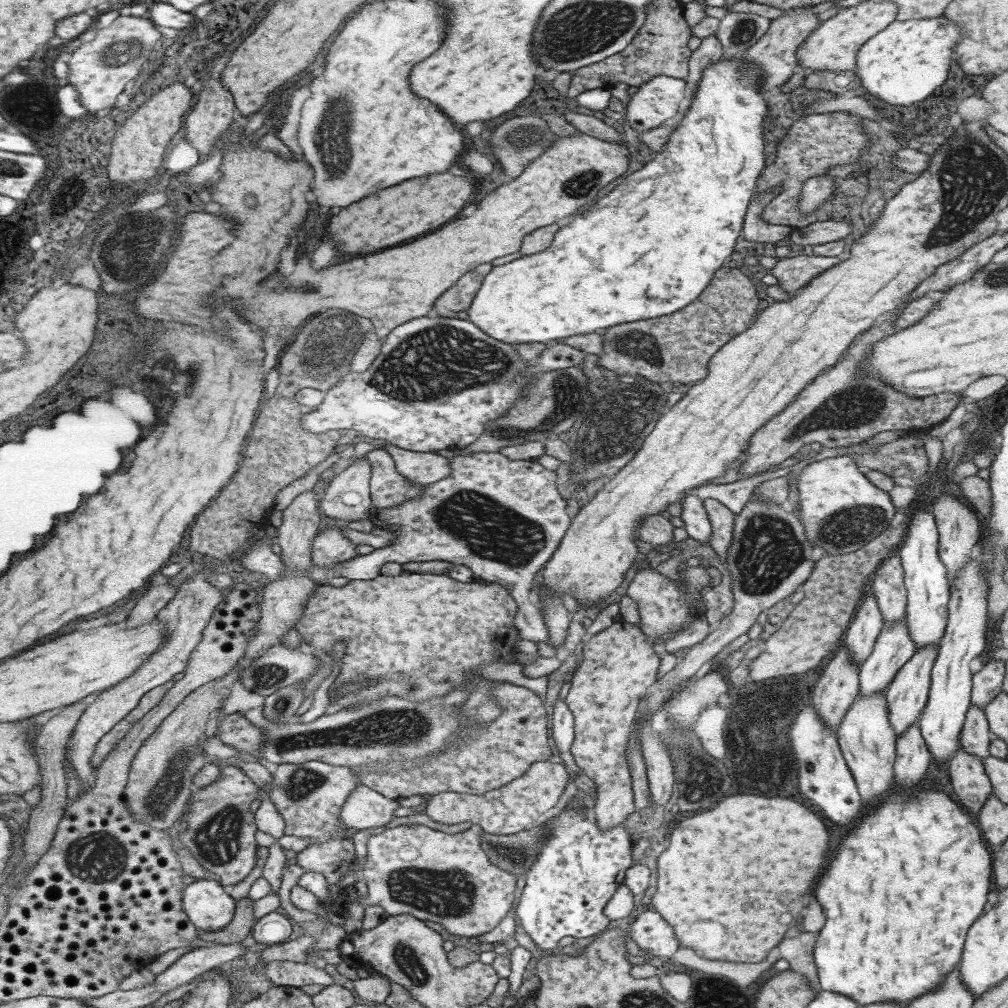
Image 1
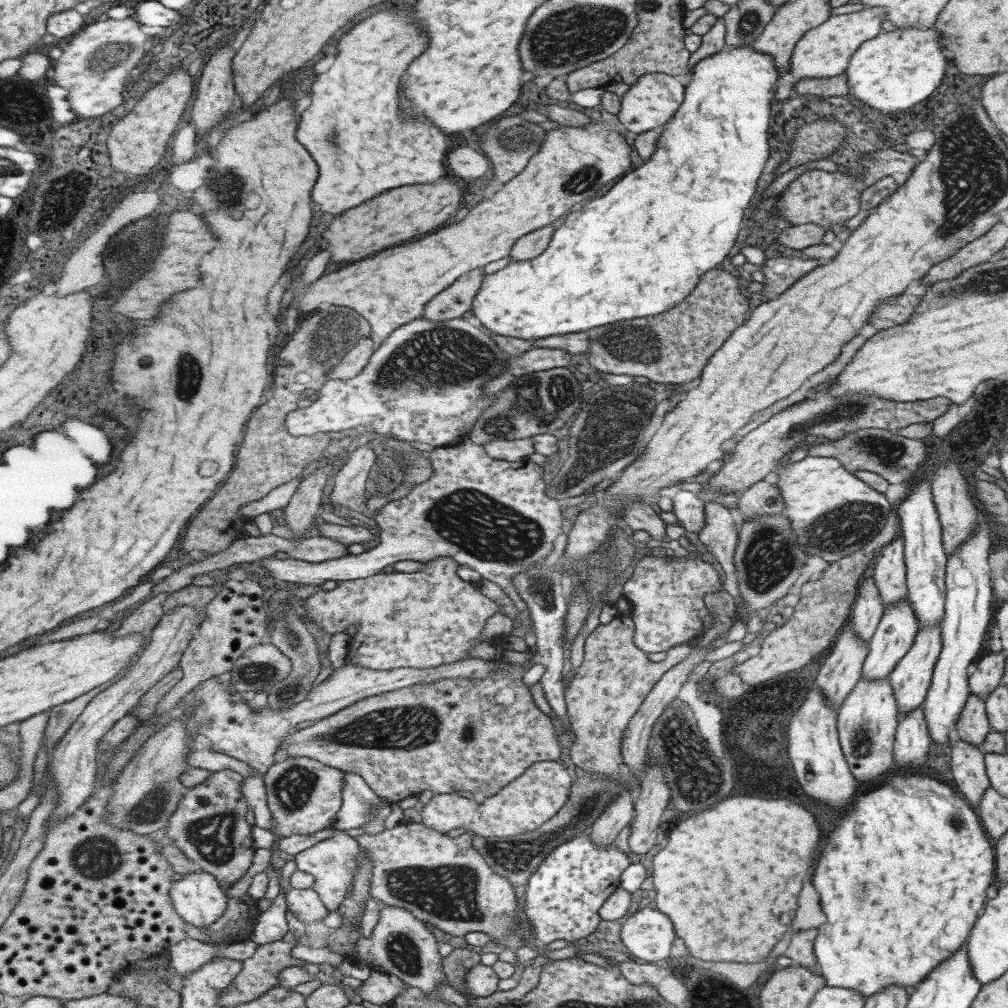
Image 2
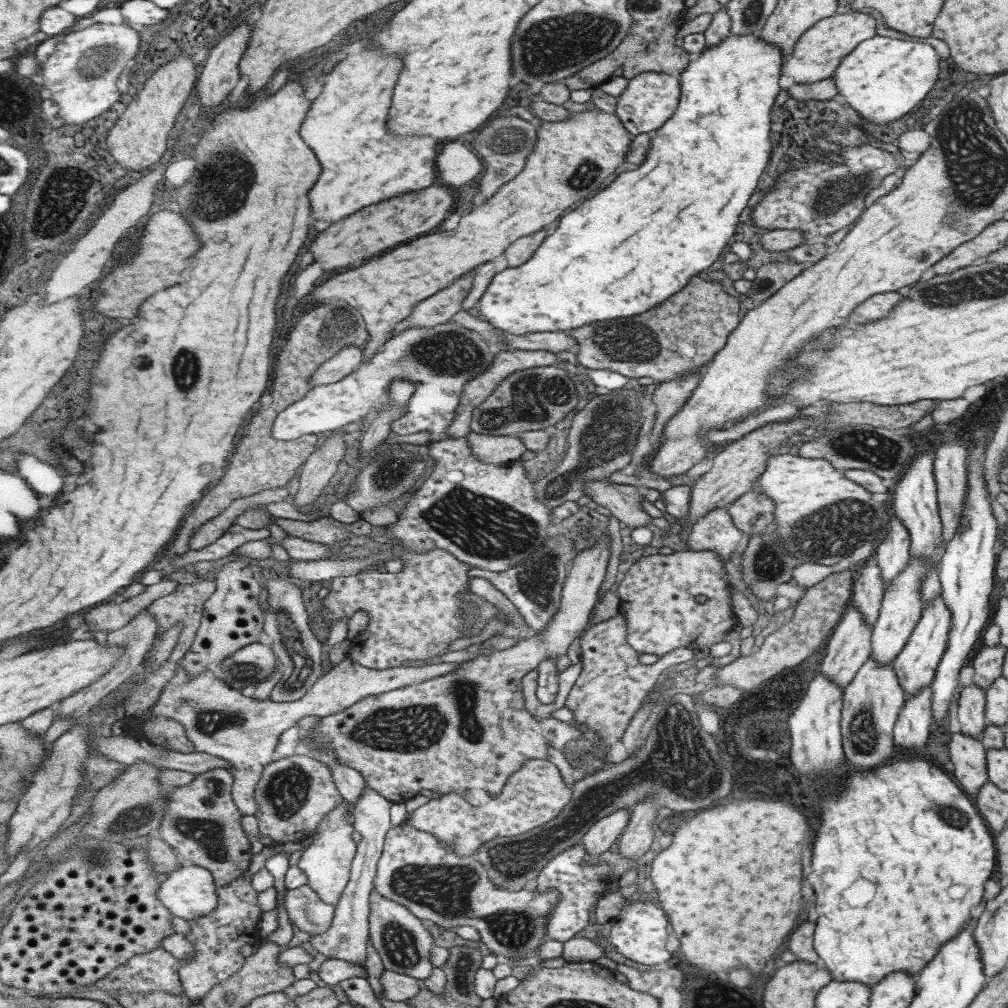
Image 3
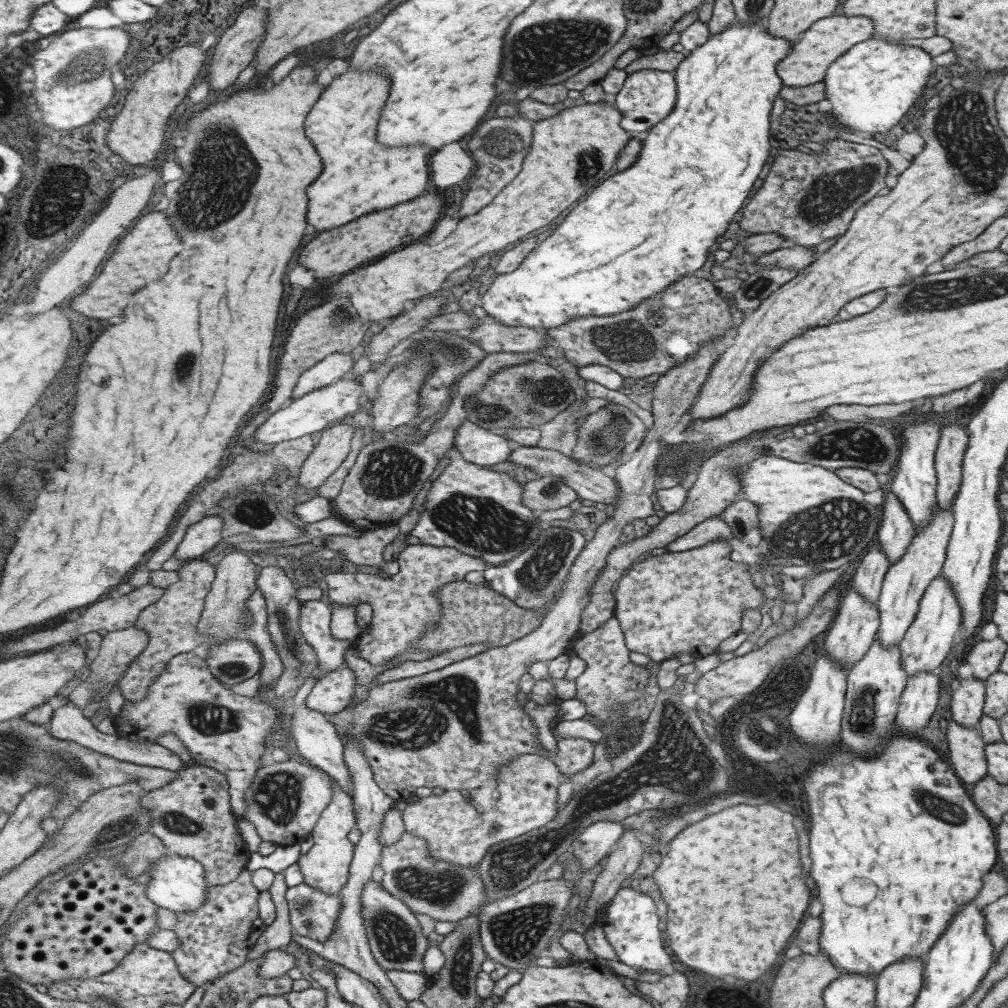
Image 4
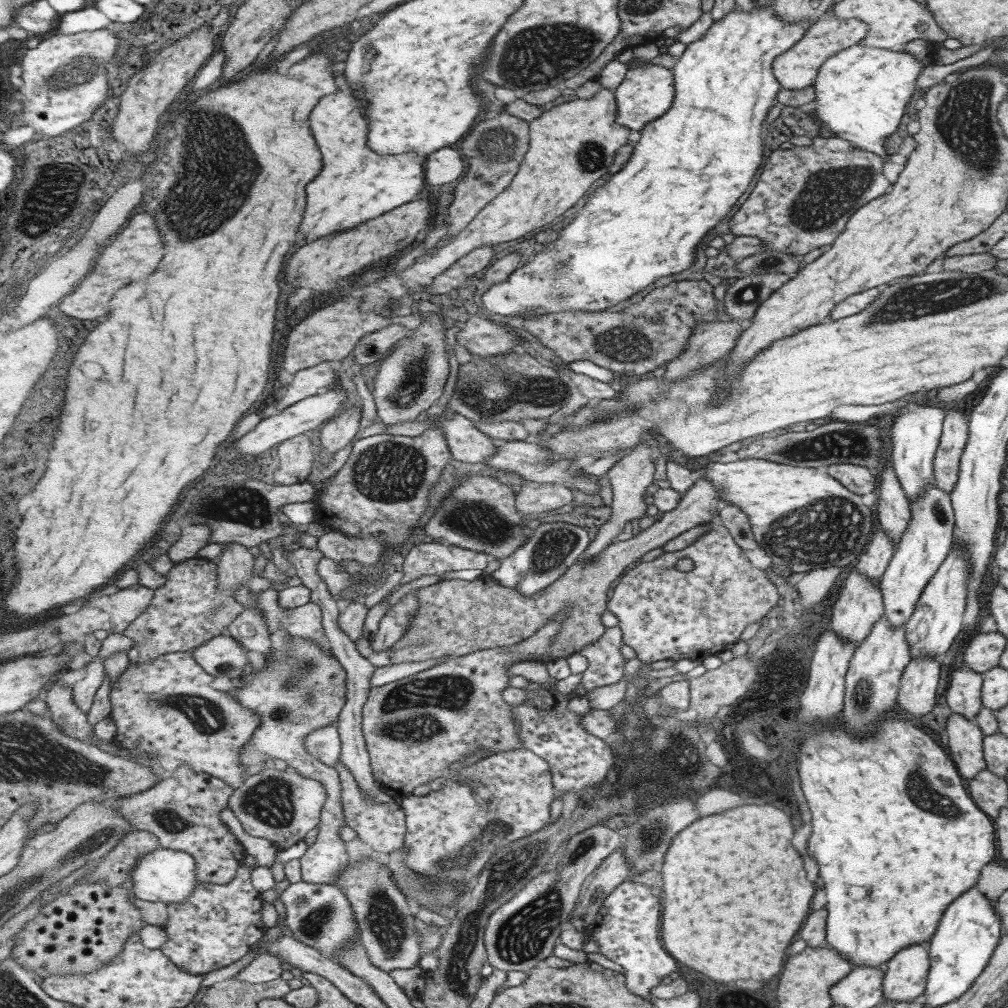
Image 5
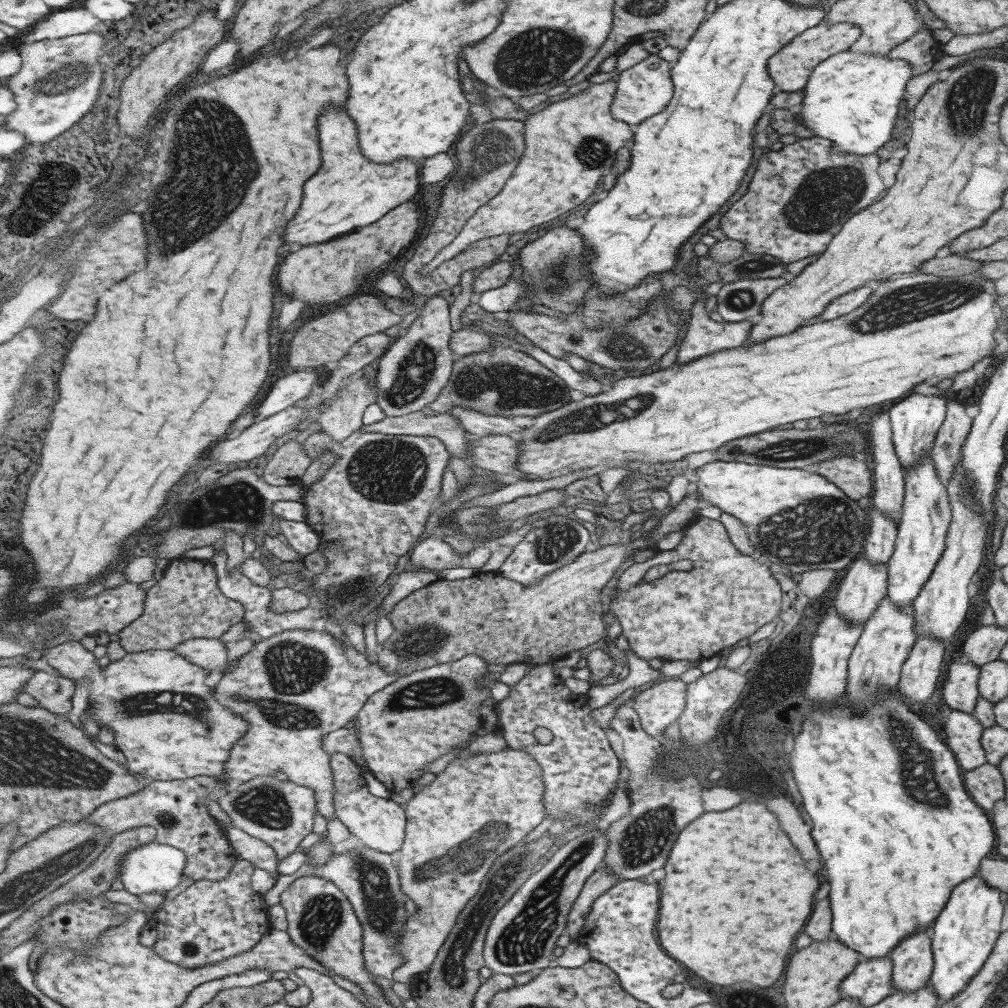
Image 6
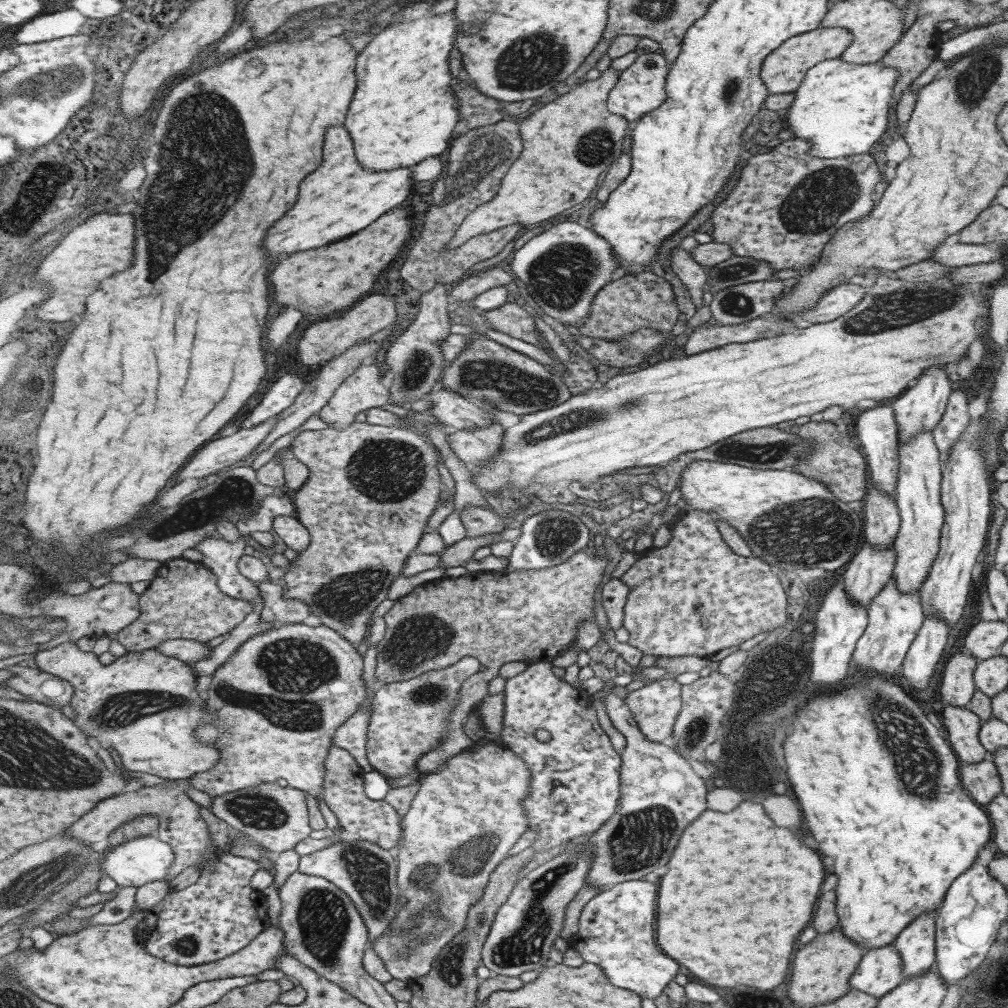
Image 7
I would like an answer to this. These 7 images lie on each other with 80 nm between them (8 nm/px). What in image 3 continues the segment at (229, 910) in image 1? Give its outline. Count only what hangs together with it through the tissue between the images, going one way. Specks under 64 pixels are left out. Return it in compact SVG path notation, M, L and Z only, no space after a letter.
M187 862L167 875L159 895L173 915L191 922L216 911L218 886L211 871Z

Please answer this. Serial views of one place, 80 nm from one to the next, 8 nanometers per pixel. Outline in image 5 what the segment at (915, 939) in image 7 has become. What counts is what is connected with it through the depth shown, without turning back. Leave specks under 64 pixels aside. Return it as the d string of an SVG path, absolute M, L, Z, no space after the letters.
M907 946L883 965L882 1002L913 1002L921 998L929 969L928 946Z

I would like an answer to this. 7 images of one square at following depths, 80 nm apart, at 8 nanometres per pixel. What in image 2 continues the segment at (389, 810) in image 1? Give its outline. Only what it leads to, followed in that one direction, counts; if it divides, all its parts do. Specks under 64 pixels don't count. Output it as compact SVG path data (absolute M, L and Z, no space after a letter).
M344 771L342 795L344 798L343 806L333 820L337 829L361 828L372 819L372 812L377 803L385 801L391 804L390 801L379 796L356 772Z

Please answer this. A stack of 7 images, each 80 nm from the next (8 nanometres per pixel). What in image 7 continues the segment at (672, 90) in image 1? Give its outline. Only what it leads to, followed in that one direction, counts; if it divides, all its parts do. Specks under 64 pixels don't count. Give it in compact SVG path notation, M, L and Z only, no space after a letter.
M655 52L637 55L629 67L618 73L617 82L609 89L607 111L613 116L635 122L639 117L659 108L665 102L664 80L667 71L667 63L661 55Z

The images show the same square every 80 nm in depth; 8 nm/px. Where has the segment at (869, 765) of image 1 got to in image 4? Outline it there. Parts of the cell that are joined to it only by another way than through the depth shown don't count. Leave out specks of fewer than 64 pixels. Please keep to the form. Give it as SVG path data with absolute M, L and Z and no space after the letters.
M873 639L865 654L846 672L844 707L840 720L840 742L855 754L877 754L894 727L899 697L906 683L897 645L884 647L879 639Z

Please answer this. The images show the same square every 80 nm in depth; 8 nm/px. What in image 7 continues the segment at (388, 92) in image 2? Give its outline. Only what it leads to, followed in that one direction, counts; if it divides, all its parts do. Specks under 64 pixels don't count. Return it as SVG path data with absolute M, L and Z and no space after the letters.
M335 126L329 130L325 144L325 162L313 174L309 174L305 182L301 182L301 198L297 200L297 206L293 206L293 210L277 226L273 226L273 230L269 230L265 248L271 252L271 256L283 256L347 238L351 232L367 229L385 212L399 208L399 204L411 196L411 188L415 184L410 168L381 172L365 170L357 159L357 150L353 148L349 130L345 126Z

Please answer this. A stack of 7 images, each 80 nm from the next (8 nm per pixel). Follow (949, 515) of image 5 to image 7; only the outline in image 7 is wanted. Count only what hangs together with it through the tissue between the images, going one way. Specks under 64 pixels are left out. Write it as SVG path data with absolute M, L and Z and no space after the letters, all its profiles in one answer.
M932 431L917 433L906 443L897 443L897 492L896 508L900 522L892 542L896 554L892 576L895 588L901 594L918 592L928 574L928 568L936 557L943 507L940 503L941 482L939 454L932 439Z

